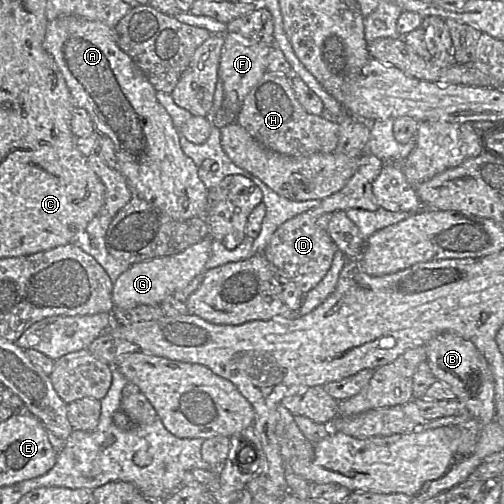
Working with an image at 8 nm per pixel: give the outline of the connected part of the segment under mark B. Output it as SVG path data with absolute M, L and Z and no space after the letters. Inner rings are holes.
M441 333L426 345L426 363L437 381L449 384L467 407L471 418L488 424L495 417L495 383L488 362L476 346L457 335Z

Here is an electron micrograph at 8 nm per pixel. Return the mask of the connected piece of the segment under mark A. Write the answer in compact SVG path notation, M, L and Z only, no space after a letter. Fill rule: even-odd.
M61 16L49 21L44 47L63 75L75 107L83 108L89 113L94 123L94 132L112 140L119 171L125 177L134 197L153 204L175 220L205 218L209 189L200 179L196 164L181 149L180 131L157 100L157 91L118 45L116 31L99 21L78 16Z

